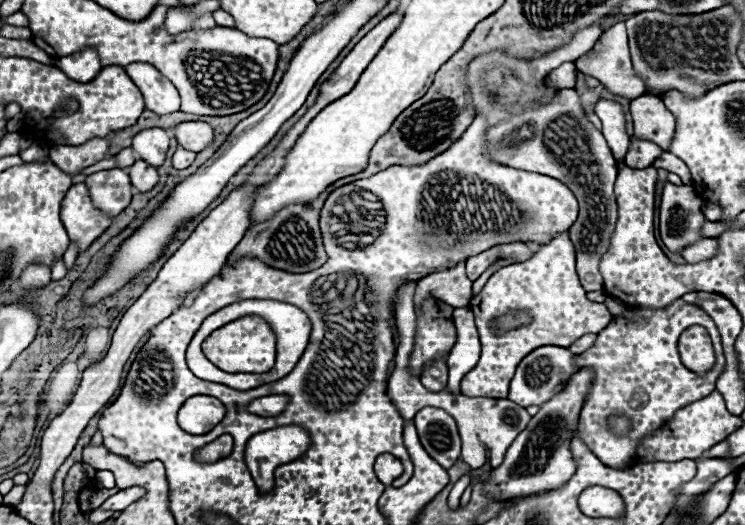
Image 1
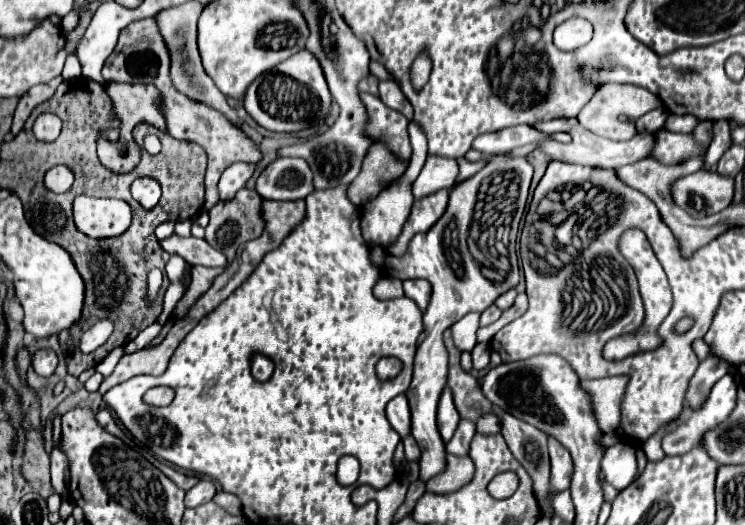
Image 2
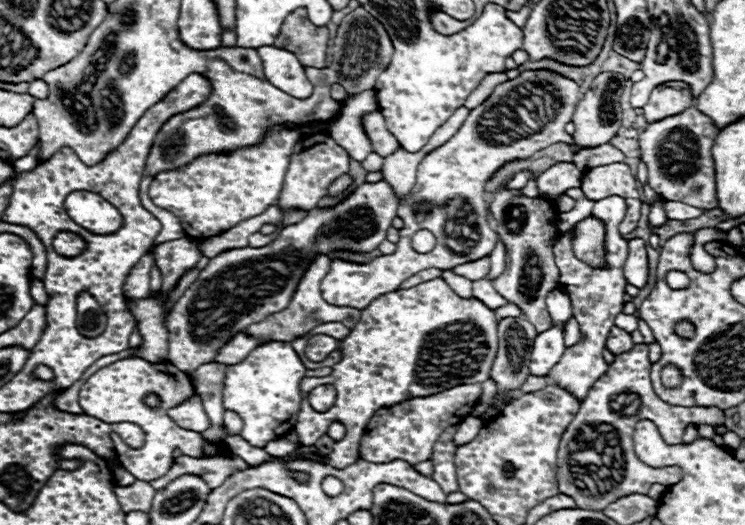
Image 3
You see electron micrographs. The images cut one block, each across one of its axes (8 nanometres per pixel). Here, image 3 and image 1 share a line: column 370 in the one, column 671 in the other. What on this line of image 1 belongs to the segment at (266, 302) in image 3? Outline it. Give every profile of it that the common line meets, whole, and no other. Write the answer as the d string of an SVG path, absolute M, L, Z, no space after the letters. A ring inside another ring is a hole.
M666 182L660 198L660 238L668 250L680 252L700 240L700 226L706 222L700 212L702 198L692 186Z

